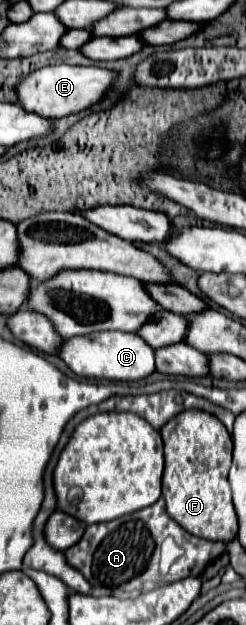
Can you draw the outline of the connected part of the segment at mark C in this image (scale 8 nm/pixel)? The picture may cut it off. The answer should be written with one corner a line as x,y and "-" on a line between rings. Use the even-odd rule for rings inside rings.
107,331
107,333
91,333
87,337
71,337
59,347
59,357
65,365
87,379
107,379
107,381
137,381
155,371
153,349
137,335
123,331

